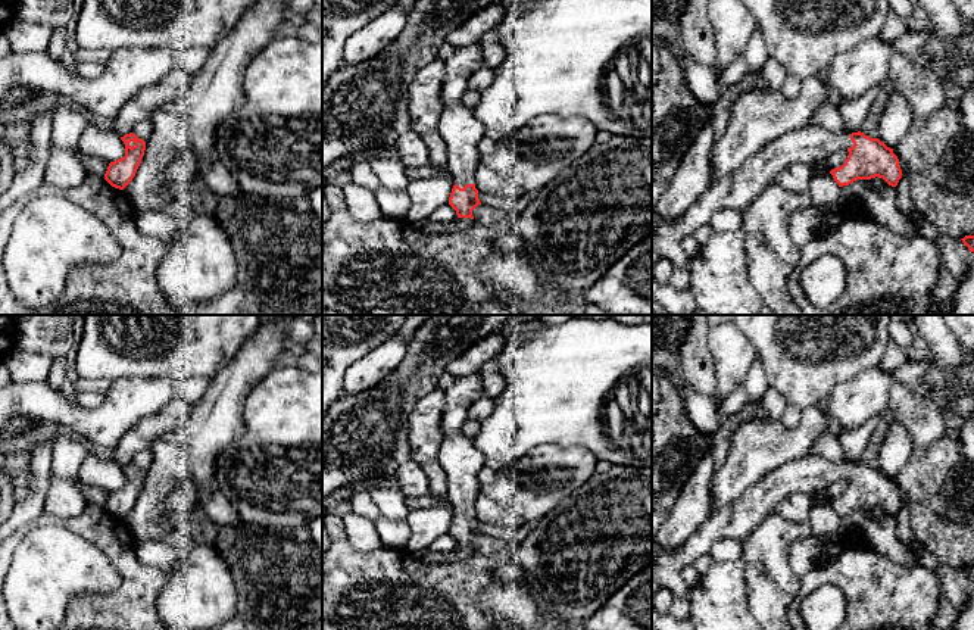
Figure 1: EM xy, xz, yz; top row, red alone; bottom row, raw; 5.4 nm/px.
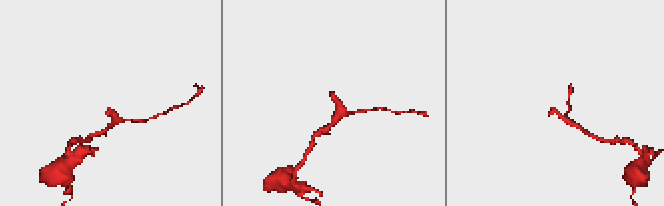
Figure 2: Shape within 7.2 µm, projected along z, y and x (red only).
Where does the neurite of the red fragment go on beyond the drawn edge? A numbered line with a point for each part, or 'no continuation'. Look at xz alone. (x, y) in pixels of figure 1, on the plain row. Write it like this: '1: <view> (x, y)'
1: xz (459, 457)

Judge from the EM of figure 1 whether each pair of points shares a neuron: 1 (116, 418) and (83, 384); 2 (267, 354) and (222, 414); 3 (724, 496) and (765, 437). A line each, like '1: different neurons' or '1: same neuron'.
1: different neurons
2: same neuron
3: same neuron

